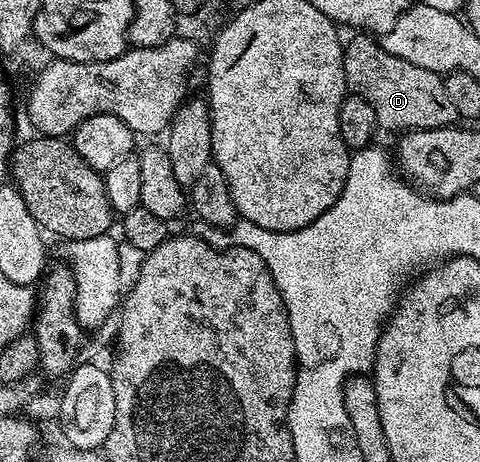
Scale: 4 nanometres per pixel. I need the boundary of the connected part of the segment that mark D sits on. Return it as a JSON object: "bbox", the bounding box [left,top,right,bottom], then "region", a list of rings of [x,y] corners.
{"bbox":[343,34,459,134],"region":[[[353,34],[344,41],[343,74],[345,87],[350,93],[365,99],[375,112],[378,129],[386,128],[389,132],[404,134],[415,130],[431,130],[432,128],[447,128],[458,123],[459,117],[447,98],[444,89],[444,79],[431,70],[423,70],[423,66],[415,66],[415,62],[403,62],[403,58],[395,58],[395,54],[387,54],[387,50],[372,35]]]}

